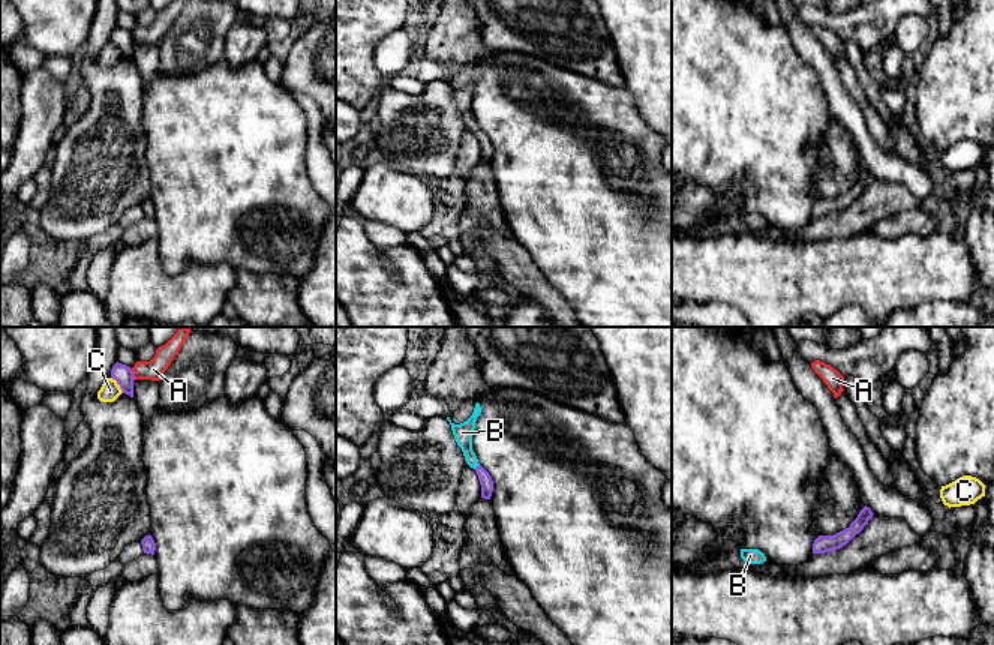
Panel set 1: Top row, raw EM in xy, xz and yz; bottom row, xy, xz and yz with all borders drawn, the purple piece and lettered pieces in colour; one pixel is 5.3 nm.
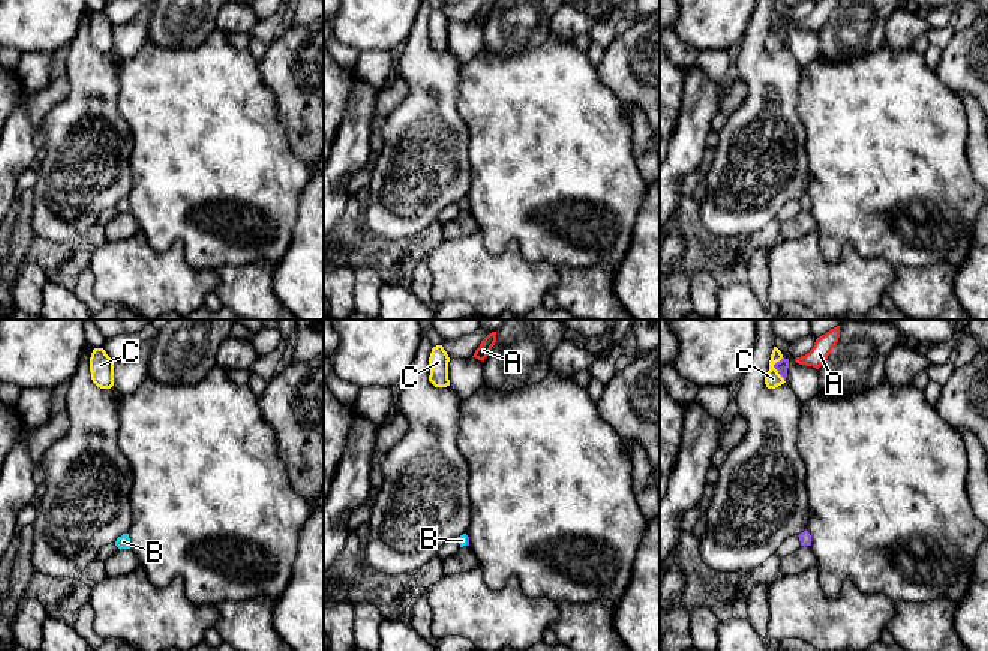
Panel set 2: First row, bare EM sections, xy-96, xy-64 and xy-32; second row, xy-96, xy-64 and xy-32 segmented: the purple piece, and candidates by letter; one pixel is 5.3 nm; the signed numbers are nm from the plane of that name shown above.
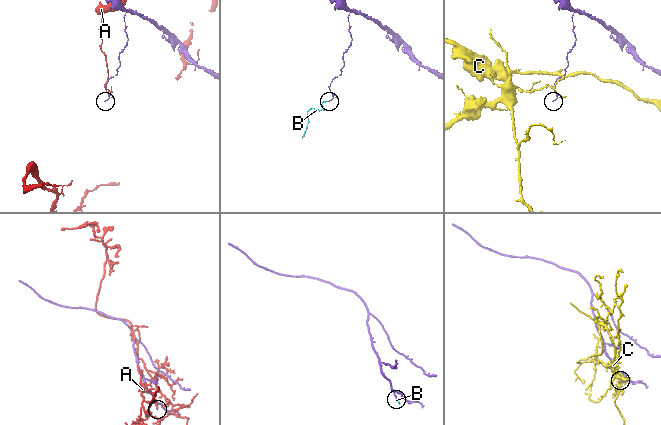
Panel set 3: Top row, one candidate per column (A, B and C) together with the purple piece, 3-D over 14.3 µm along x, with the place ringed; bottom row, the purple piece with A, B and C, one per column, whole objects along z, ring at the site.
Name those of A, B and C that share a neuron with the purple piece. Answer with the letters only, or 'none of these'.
B

